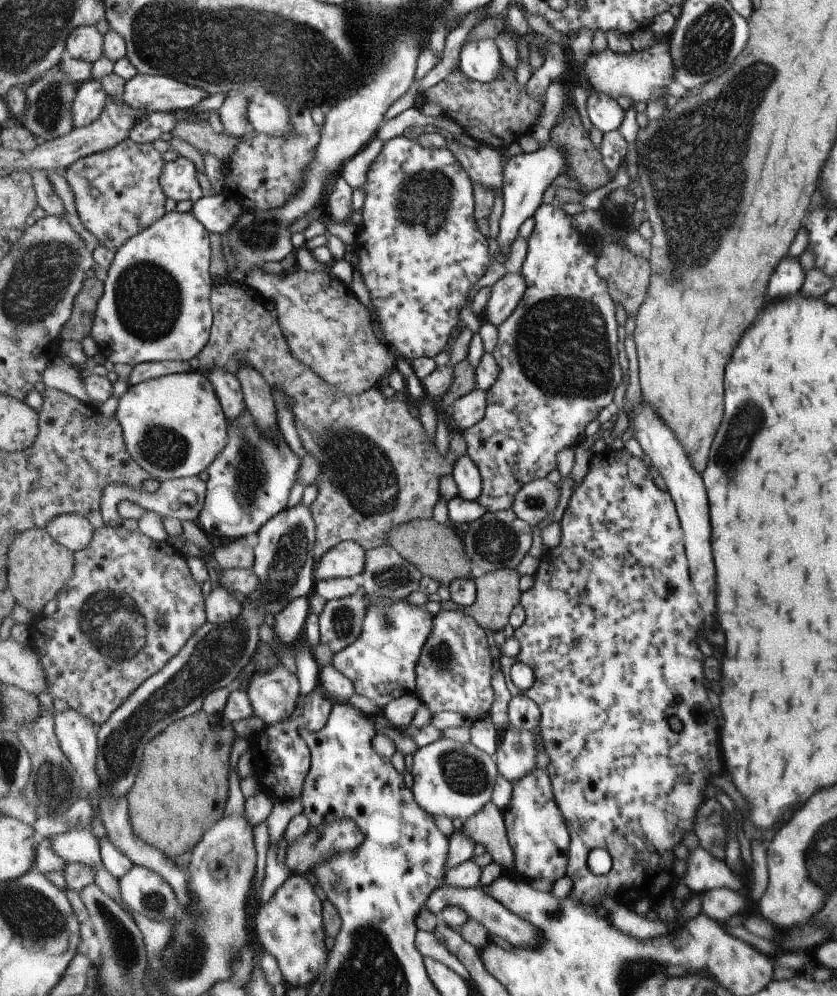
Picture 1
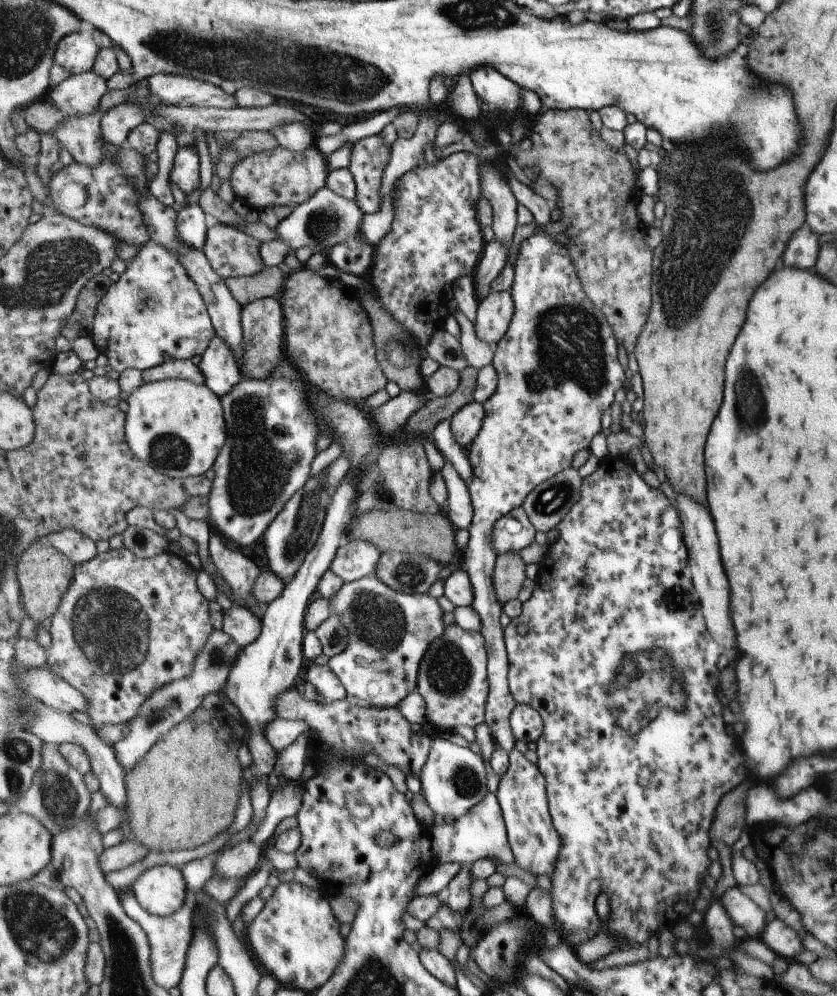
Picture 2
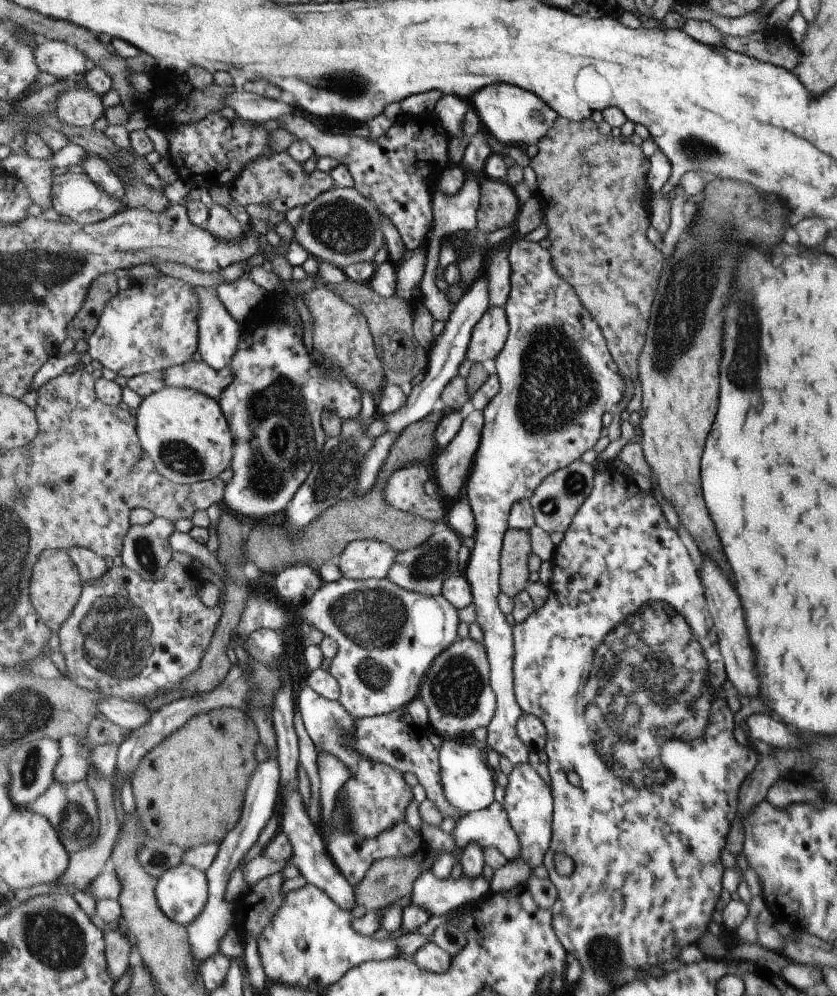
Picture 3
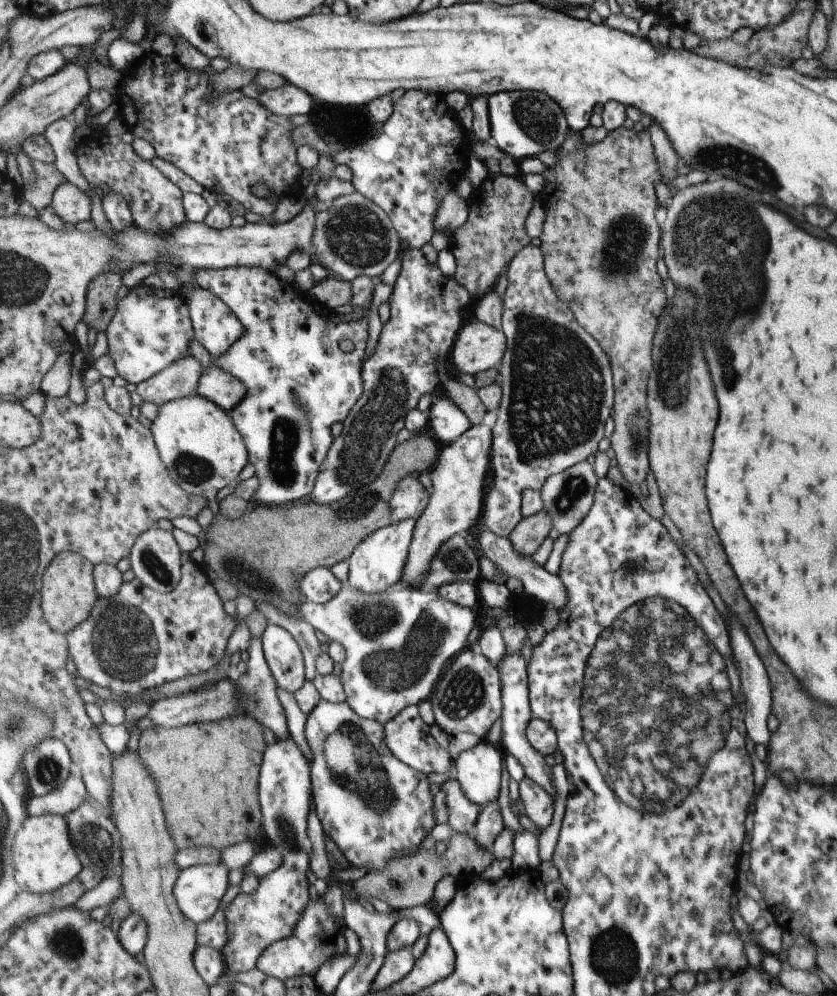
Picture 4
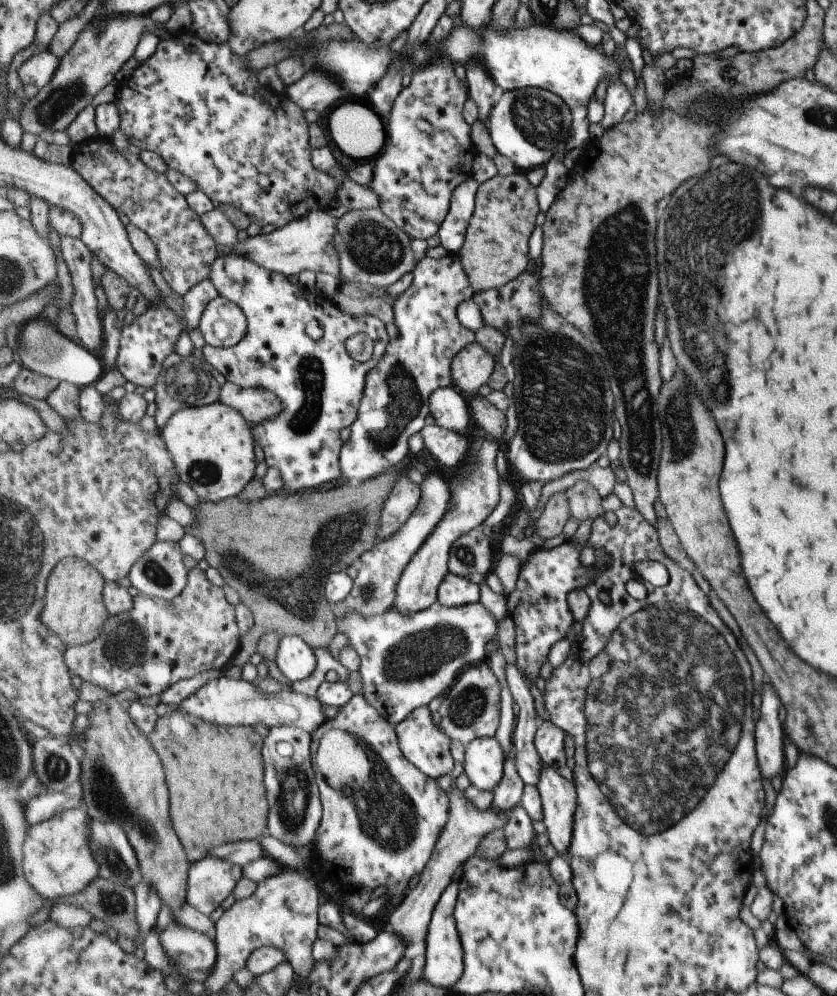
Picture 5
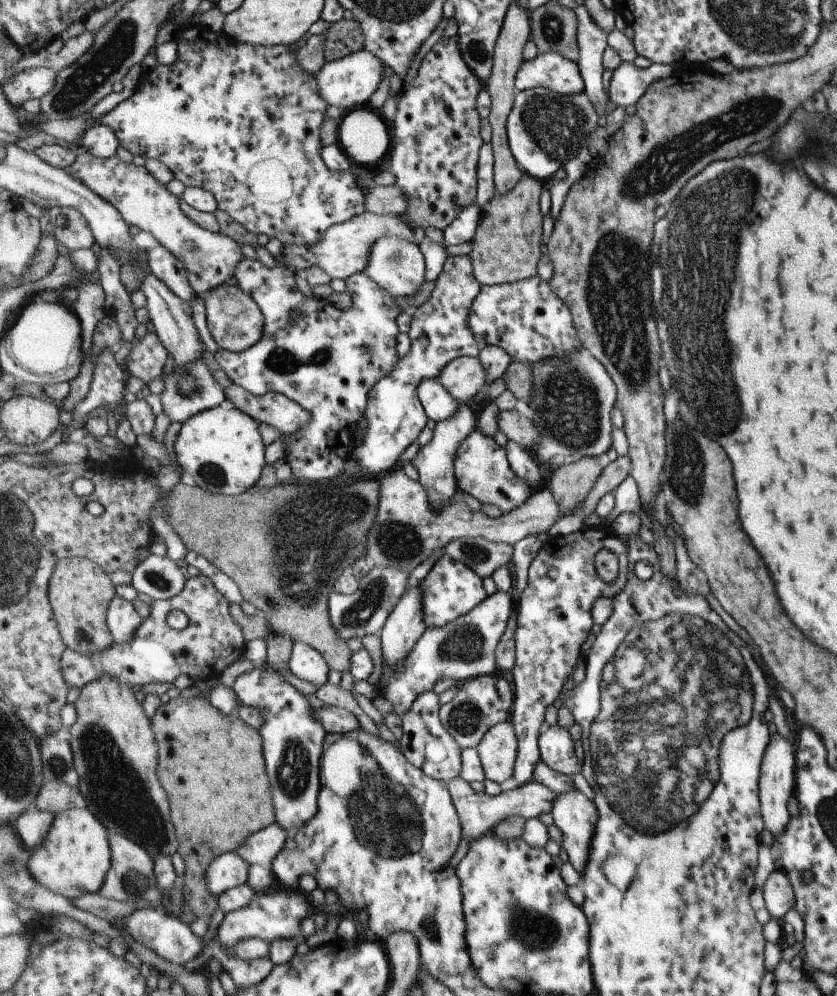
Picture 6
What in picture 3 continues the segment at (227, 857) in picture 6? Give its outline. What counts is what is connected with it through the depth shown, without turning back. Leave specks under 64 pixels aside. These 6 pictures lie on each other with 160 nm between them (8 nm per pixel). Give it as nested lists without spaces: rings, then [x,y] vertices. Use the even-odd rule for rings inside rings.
[[[181,863],[159,877],[156,894],[167,916],[190,925],[210,902],[210,880],[203,869]]]

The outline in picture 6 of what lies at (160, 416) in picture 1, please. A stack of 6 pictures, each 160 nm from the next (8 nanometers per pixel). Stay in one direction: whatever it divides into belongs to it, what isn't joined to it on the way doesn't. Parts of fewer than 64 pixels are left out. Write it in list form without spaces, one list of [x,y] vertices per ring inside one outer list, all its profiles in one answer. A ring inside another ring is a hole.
[[[222,404],[182,423],[174,442],[177,462],[190,483],[215,495],[232,498],[259,484],[265,463],[265,442],[258,420],[235,406]]]

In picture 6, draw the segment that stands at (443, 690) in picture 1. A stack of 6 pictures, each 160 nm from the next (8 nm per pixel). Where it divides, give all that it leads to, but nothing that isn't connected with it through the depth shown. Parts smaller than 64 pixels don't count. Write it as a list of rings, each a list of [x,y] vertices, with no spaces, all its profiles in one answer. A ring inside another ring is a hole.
[[[485,675],[461,683],[457,696],[440,708],[442,723],[462,748],[477,748],[485,738],[486,732],[489,732],[496,724],[511,719],[511,712],[499,694],[497,678],[498,676]]]

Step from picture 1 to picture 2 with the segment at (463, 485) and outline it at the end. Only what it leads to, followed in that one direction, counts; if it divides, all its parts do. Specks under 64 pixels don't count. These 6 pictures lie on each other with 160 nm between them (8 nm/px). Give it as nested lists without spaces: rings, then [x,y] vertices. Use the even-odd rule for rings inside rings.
[[[450,419],[440,422],[435,427],[431,439],[443,455],[443,458],[451,462],[466,482],[469,482],[472,479],[472,464],[469,453],[466,448],[463,448],[457,442],[452,431],[452,422]]]

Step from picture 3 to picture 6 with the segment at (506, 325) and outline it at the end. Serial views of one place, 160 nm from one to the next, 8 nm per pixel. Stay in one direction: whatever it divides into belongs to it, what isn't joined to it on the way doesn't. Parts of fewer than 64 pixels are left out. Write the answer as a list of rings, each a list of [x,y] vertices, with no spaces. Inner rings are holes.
[[[461,357],[452,360],[437,379],[457,402],[465,403],[487,386],[486,376],[480,359]]]

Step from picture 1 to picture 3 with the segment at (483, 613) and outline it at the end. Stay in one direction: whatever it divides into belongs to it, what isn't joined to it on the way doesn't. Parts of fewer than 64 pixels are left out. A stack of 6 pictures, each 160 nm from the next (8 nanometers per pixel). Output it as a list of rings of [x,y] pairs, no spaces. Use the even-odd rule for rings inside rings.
[[[510,529],[502,550],[502,593],[515,598],[529,584],[529,556],[534,552],[531,530]]]

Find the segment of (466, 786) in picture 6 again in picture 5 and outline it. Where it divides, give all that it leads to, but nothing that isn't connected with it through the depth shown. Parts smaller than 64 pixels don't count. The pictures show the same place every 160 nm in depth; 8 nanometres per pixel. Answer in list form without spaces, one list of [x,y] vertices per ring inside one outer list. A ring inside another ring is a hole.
[[[456,786],[448,791],[450,796],[450,819],[441,833],[434,855],[430,858],[422,872],[418,885],[411,889],[407,898],[399,908],[388,916],[389,926],[402,938],[407,946],[408,955],[416,952],[416,948],[426,946],[428,928],[437,903],[447,887],[454,880],[455,872],[462,868],[466,860],[469,860],[478,852],[483,839],[495,829],[505,829],[510,821],[511,810],[500,813],[495,807],[481,810],[472,803],[463,791]]]

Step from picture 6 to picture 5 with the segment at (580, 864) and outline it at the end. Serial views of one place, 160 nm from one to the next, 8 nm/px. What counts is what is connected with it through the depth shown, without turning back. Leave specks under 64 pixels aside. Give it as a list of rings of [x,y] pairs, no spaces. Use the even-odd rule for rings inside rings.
[[[544,764],[542,779],[537,785],[544,804],[544,824],[549,841],[564,857],[571,848],[576,825],[578,790],[576,784],[565,780],[555,769]]]

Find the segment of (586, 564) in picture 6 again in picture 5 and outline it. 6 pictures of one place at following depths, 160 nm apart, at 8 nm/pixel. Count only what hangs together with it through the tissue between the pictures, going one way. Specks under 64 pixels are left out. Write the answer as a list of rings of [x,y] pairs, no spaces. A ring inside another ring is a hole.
[[[564,540],[560,545],[550,549],[540,547],[521,566],[516,588],[507,597],[507,614],[513,617],[516,624],[516,651],[518,654],[516,664],[522,676],[531,684],[539,678],[543,662],[549,660],[551,646],[555,646],[557,642],[561,642],[563,638],[566,638],[565,636],[573,630],[575,621],[579,622],[579,620],[576,620],[570,600],[568,599],[570,592],[575,589],[586,589],[596,579],[599,579],[608,570],[608,567],[613,564],[613,557],[610,557],[601,549],[599,552],[598,567],[588,567],[582,559],[584,546],[585,544],[575,544],[575,542]],[[515,745],[511,747],[506,756],[505,776],[501,784],[495,789],[494,806],[500,813],[509,811],[521,804],[526,784],[519,774],[516,760],[517,752]]]

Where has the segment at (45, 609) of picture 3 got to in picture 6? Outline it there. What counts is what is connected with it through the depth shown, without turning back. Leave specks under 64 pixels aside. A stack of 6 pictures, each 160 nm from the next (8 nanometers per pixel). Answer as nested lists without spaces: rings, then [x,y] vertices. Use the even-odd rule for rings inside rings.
[[[84,557],[65,558],[55,568],[49,588],[50,604],[62,638],[72,652],[78,651],[87,656],[97,652],[101,654],[115,643],[108,625],[107,610],[116,596],[116,586],[113,586],[109,575],[99,564]]]

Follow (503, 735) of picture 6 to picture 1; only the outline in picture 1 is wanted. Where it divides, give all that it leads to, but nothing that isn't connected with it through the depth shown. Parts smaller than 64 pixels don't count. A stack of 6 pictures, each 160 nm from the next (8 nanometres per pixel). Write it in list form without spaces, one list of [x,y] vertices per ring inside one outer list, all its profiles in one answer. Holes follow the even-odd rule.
[[[443,737],[414,754],[412,793],[429,814],[466,821],[491,802],[499,772],[495,756],[479,750],[472,742],[461,744]]]

